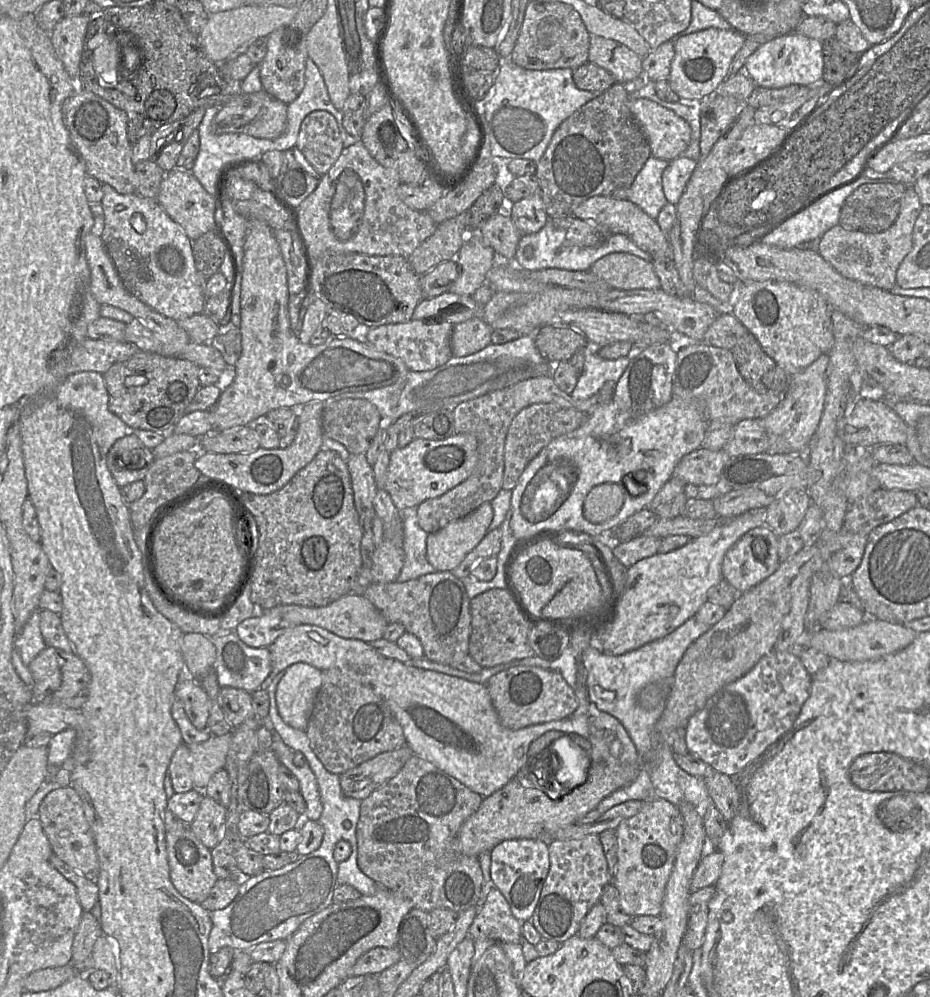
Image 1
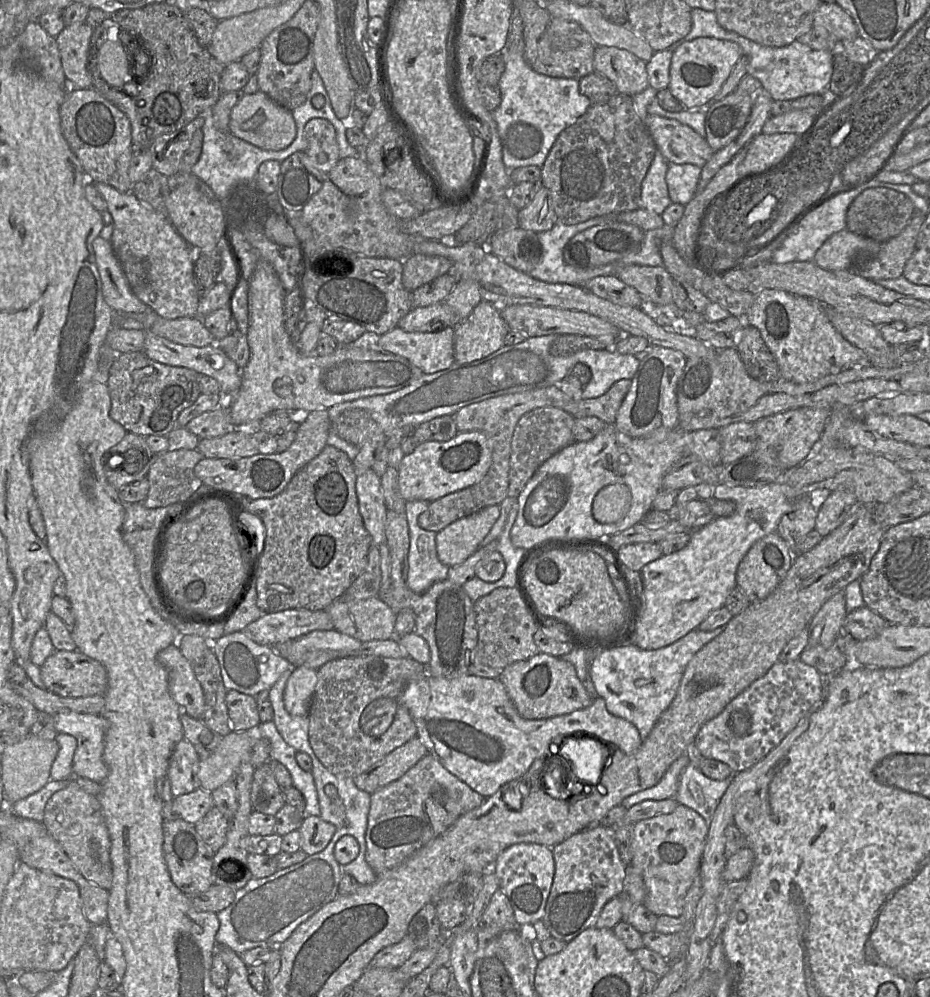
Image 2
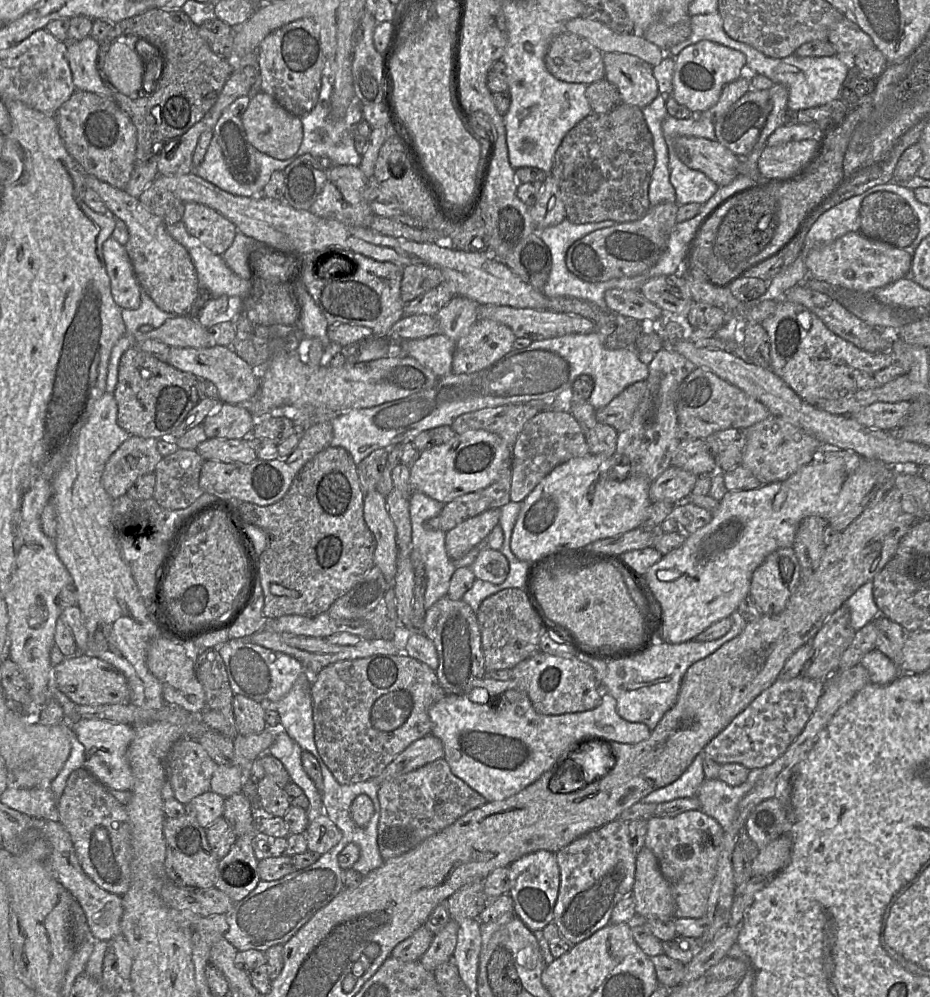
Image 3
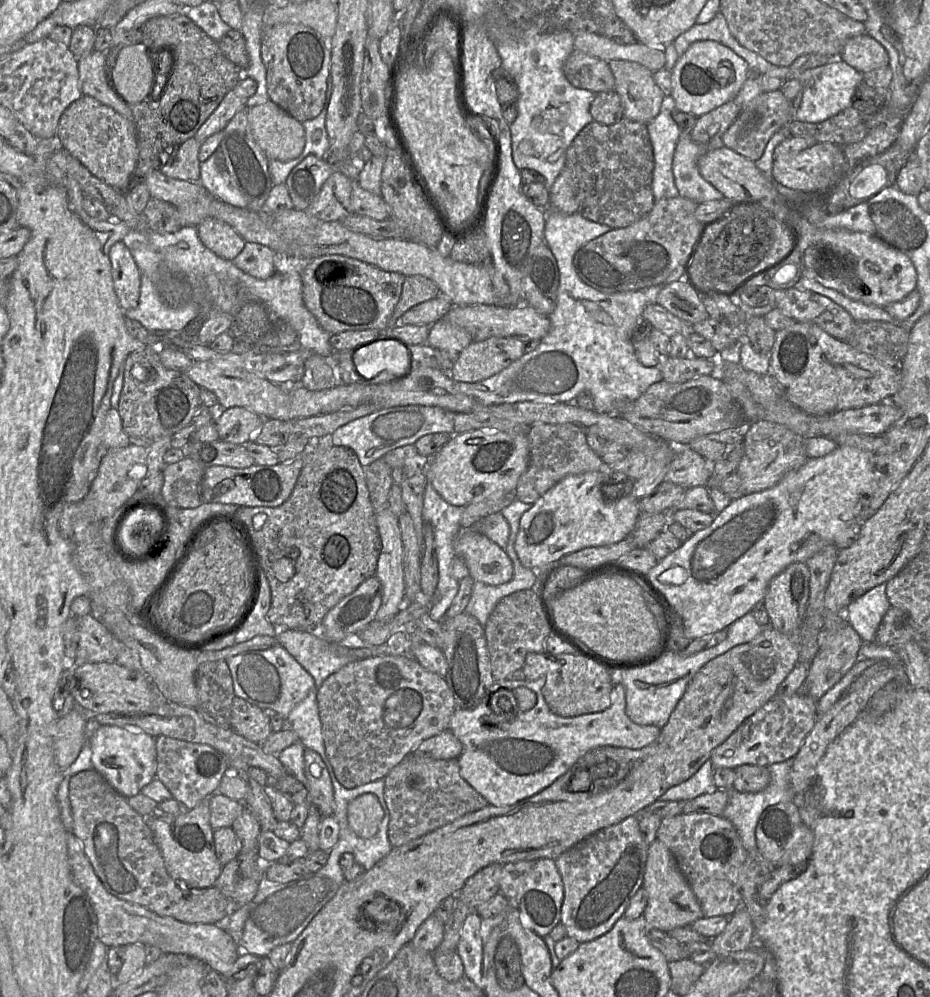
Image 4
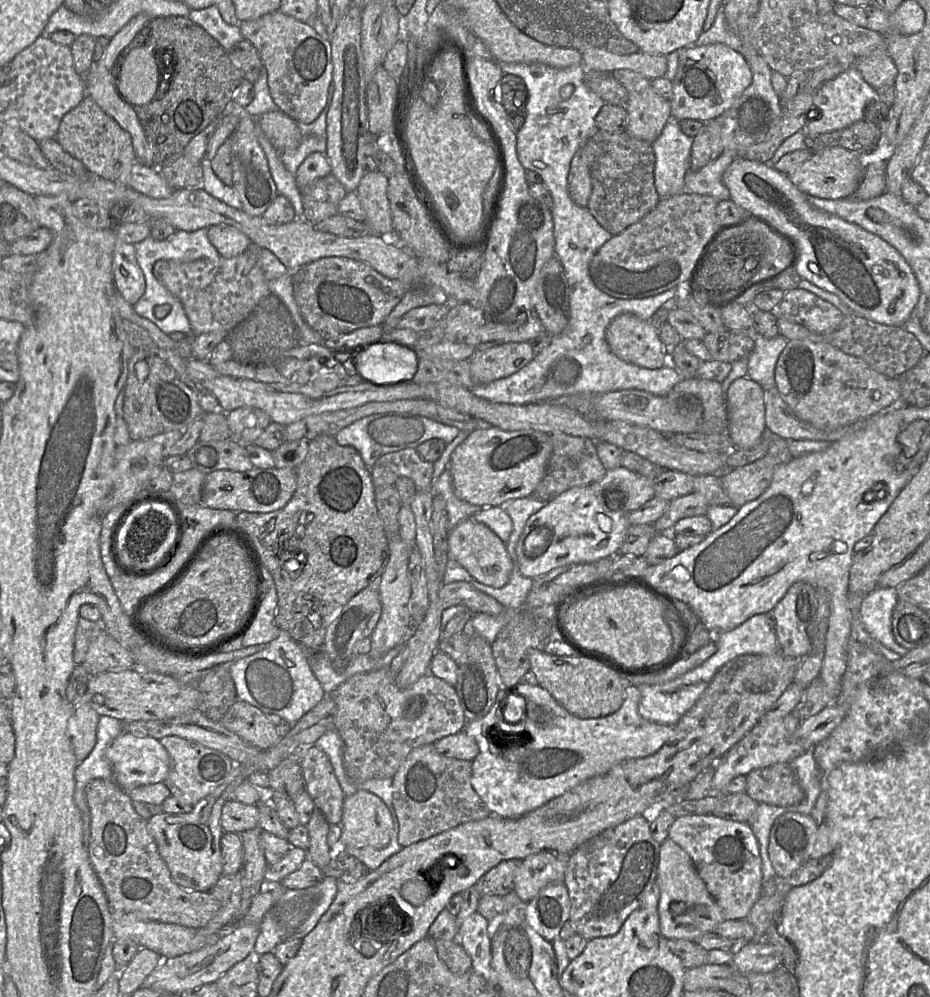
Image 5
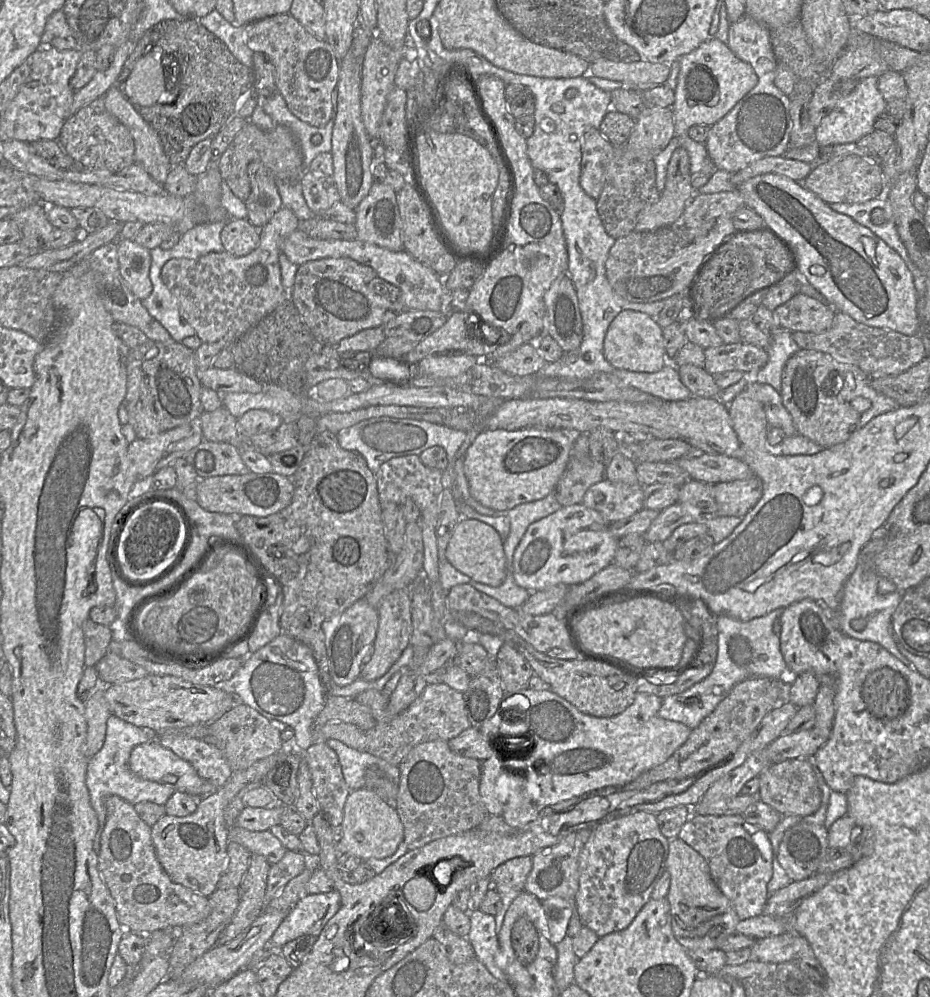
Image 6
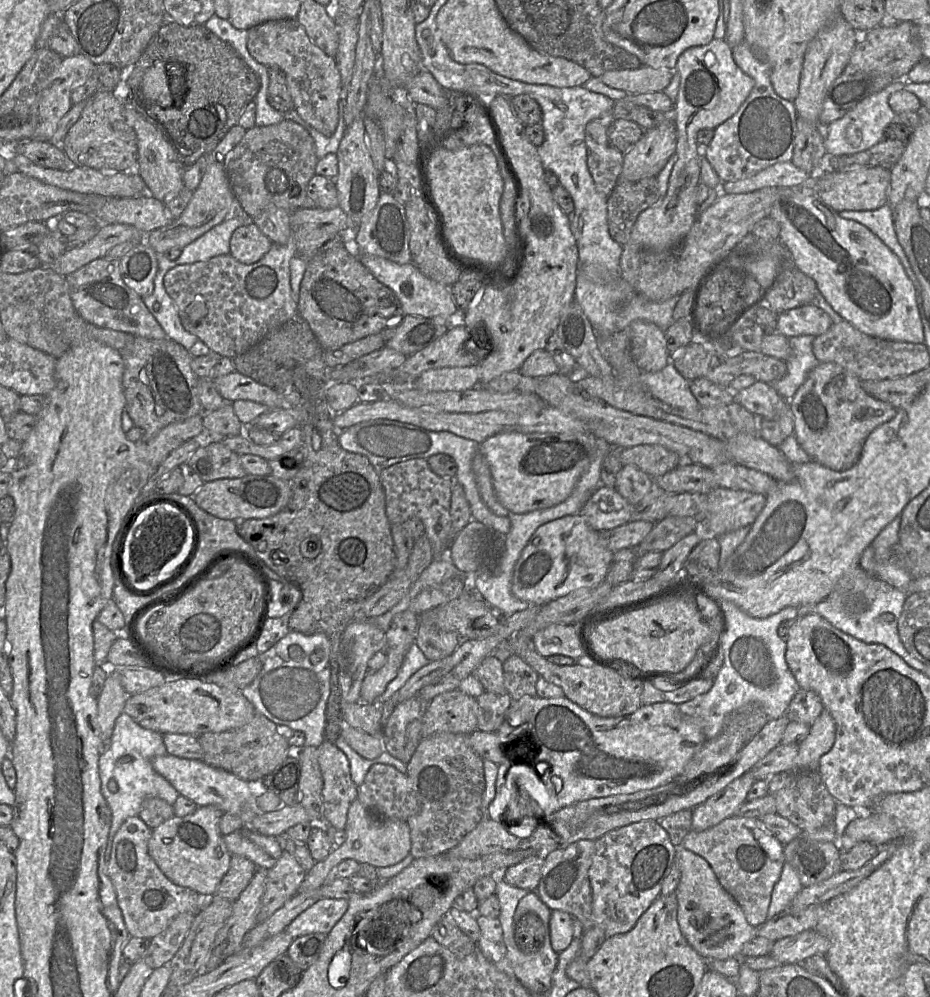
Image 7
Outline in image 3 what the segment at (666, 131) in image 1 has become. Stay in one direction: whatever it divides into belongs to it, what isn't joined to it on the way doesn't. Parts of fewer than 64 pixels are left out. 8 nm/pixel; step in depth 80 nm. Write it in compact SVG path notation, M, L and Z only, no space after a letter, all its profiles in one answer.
M678 136L673 147L681 162L705 174L718 187L729 185L739 174L740 157L716 140Z

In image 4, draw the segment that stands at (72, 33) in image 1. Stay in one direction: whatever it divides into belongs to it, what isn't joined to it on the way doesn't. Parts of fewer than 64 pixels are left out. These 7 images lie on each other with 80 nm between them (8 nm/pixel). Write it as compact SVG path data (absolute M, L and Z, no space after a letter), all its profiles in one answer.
M93 50L88 55L77 59L77 64L82 94L112 108L133 123L129 105L117 95L109 81L106 52Z

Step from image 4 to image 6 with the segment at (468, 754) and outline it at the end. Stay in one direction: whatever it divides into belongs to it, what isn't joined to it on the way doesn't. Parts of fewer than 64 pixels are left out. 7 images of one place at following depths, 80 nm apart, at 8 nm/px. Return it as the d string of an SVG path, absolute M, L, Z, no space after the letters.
M530 688L517 691L513 695L523 696L514 706L524 712L526 734L511 745L504 744L503 752L509 760L498 758L496 754L481 762L479 791L490 816L497 816L513 828L529 826L523 814L535 810L538 813L562 801L581 797L607 787L622 787L644 772L664 763L688 739L691 728L685 724L662 718L659 711L662 699L653 694L639 692L633 703L622 713L613 717L594 717L582 713L575 706L551 690L536 691Z

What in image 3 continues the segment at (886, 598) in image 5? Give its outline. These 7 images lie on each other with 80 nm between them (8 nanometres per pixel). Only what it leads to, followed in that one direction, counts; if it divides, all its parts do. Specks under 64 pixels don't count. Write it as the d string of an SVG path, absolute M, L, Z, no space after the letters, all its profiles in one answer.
M872 582L863 584L846 602L850 612L851 626L861 630L879 615L880 610L874 600Z

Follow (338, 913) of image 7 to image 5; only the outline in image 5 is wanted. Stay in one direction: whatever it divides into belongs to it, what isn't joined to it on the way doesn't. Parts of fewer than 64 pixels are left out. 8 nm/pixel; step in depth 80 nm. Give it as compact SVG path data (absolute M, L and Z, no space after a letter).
M324 876L318 884L306 889L286 888L258 924L260 932L254 946L255 956L273 951L278 944L286 940L304 938L329 909L337 895L337 890L337 879L331 876Z

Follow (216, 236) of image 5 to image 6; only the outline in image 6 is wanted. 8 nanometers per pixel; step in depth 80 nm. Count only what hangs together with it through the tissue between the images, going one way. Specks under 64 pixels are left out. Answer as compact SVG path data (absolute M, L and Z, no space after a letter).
M229 219L221 231L224 252L233 257L243 257L255 250L260 241L260 230L247 219Z

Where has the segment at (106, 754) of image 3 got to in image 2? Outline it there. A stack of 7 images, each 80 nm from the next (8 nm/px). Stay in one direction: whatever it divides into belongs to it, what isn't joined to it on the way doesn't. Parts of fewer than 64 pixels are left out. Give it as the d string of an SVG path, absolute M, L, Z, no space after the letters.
M59 712L53 714L53 725L57 734L69 734L77 740L73 774L102 783L109 773L103 760L106 720L101 715Z

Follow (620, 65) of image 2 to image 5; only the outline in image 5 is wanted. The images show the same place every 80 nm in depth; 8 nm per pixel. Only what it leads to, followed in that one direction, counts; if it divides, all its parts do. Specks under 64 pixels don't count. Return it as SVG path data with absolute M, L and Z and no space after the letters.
M618 69L612 75L628 92L626 130L652 145L672 117L669 101L653 90L651 80L637 72Z

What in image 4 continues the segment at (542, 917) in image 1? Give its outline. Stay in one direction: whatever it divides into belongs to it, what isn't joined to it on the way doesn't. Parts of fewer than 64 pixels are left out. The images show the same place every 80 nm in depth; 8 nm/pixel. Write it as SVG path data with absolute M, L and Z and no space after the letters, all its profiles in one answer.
M630 816L618 824L604 828L580 841L555 860L561 876L564 898L561 907L561 921L567 937L585 943L594 940L612 929L627 909L631 898L642 888L649 844L639 829L639 818Z

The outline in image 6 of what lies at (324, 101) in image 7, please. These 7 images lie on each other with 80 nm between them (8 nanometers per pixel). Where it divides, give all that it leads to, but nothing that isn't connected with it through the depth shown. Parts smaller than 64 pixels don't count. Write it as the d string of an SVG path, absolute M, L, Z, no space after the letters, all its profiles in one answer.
M289 13L270 16L244 26L247 45L268 57L275 68L275 83L287 107L299 120L323 127L332 118L332 92L339 79L339 62L327 41L309 33Z

